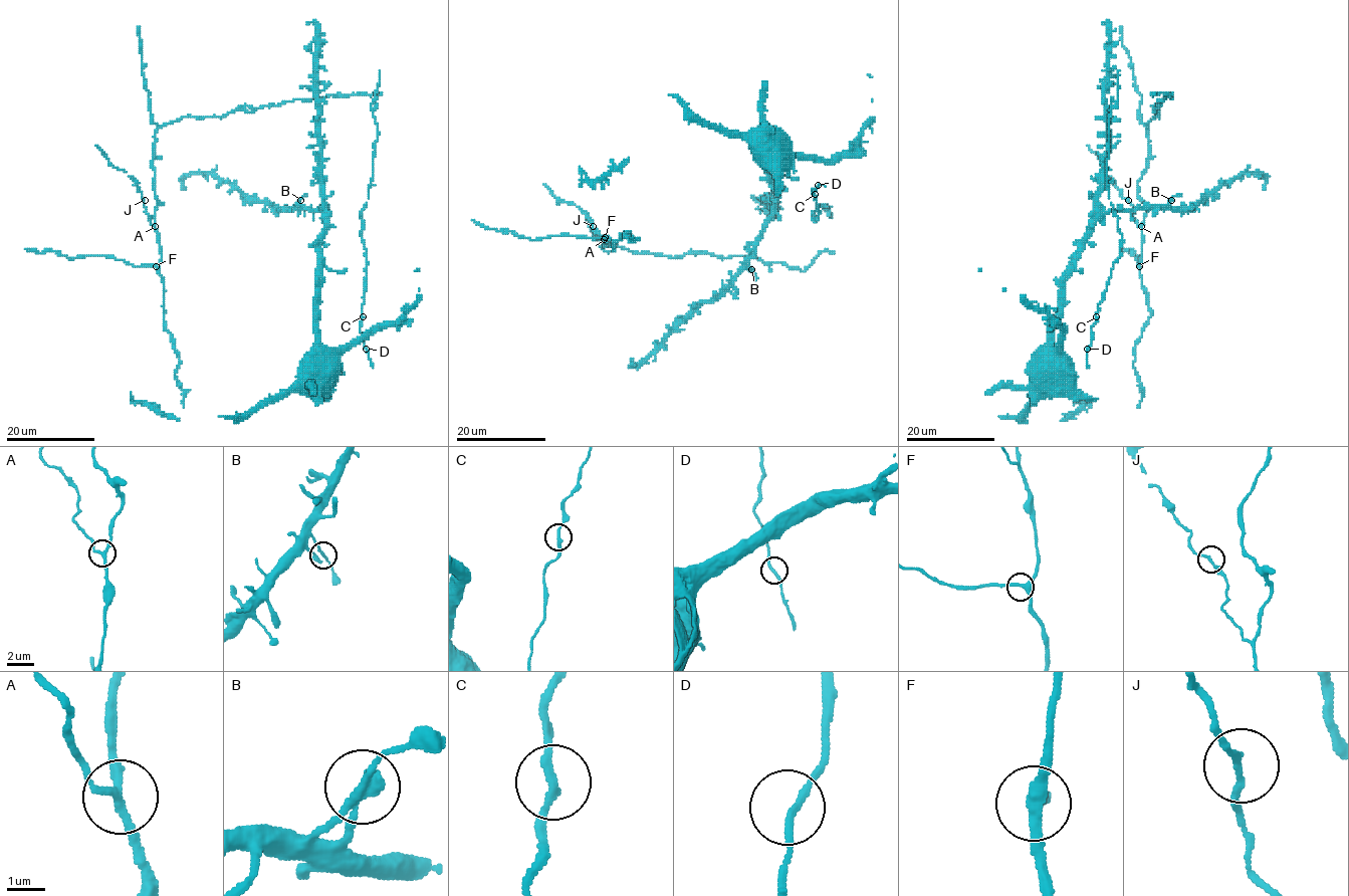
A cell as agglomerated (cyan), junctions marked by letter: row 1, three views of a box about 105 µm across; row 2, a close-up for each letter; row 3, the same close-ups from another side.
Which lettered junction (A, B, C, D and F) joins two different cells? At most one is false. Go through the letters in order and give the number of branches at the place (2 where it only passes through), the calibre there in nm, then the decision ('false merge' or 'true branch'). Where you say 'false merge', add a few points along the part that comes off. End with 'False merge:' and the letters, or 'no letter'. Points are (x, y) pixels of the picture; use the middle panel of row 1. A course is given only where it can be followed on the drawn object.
A: 3 | 200 nm | false merge | (605, 239), (597, 229), (595, 232), (593, 223), (586, 214), (573, 204), (559, 200), (543, 185)
B: 2 | 170 nm | true branch
C: 2 | 220 nm | true branch
D: 2 | 190 nm | true branch
F: 3 | 280 nm | true branch
False merge: A

